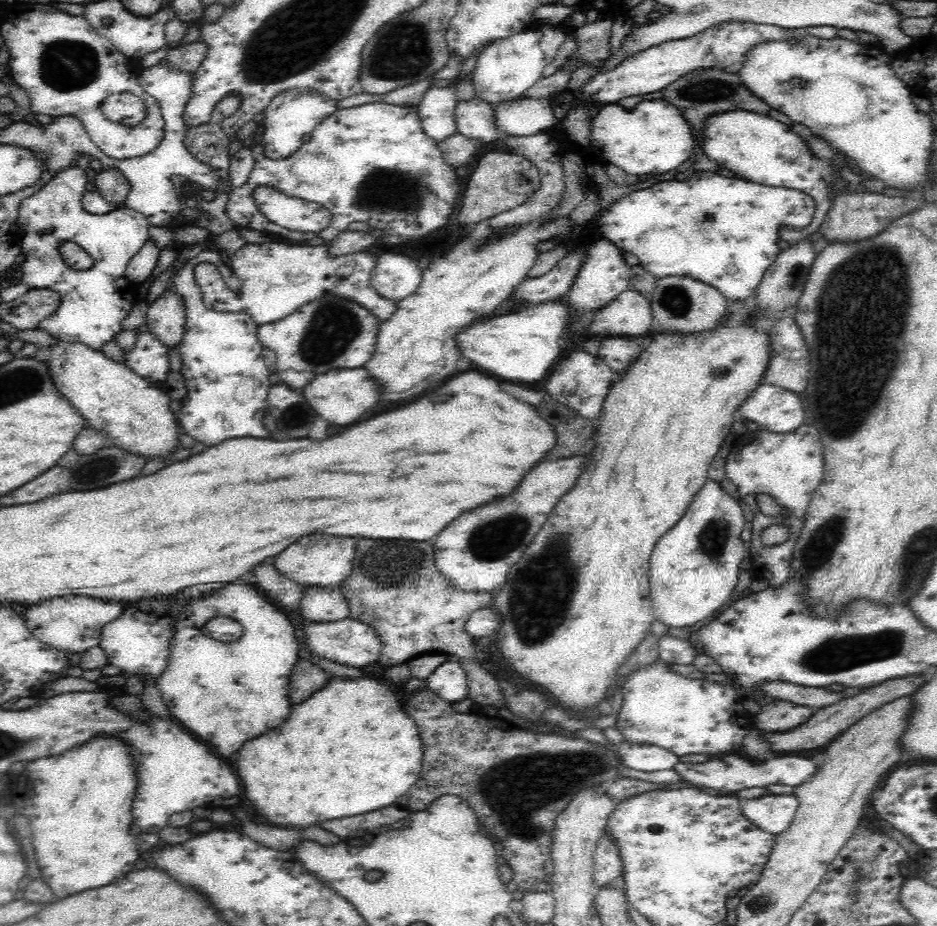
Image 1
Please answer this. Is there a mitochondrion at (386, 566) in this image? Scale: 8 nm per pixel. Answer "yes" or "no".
yes

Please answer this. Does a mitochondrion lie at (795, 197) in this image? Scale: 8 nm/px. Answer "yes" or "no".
no

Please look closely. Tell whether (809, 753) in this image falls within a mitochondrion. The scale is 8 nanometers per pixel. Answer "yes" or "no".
no

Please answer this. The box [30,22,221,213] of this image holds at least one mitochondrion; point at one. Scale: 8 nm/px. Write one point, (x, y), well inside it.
(63, 68)

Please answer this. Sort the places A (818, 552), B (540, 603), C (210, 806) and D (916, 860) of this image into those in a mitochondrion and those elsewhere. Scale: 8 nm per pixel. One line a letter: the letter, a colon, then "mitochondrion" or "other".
A: mitochondrion
B: mitochondrion
C: other
D: other

